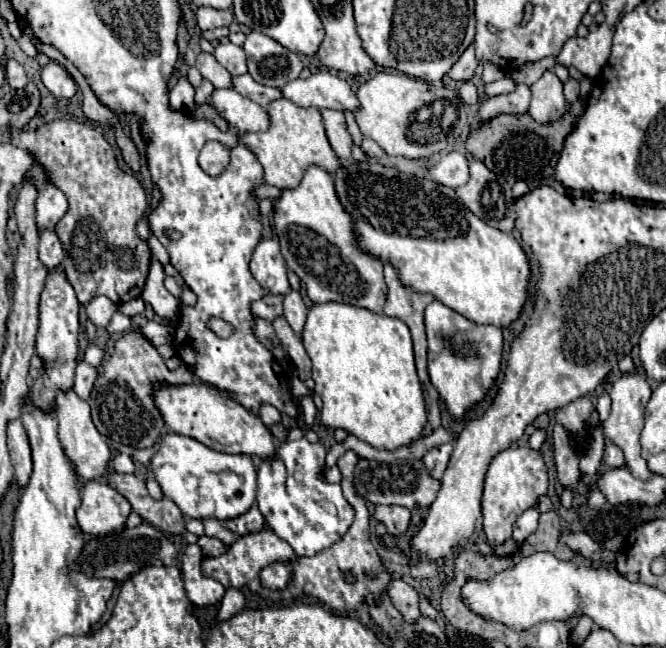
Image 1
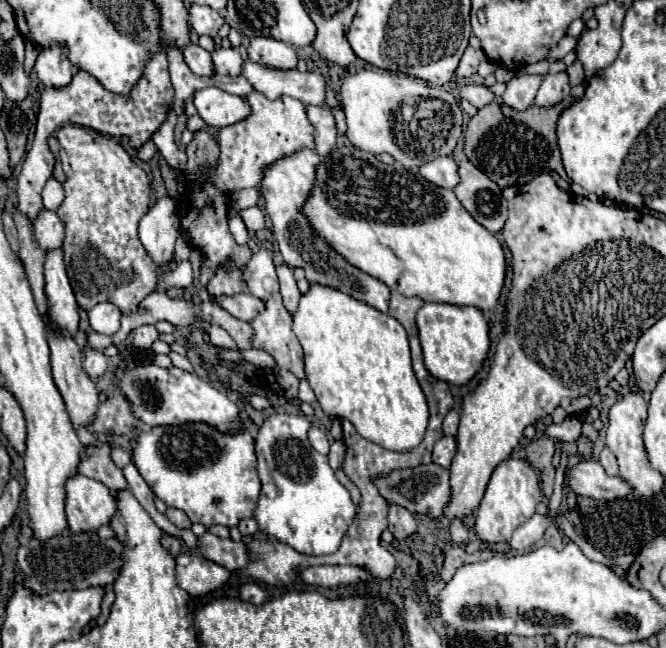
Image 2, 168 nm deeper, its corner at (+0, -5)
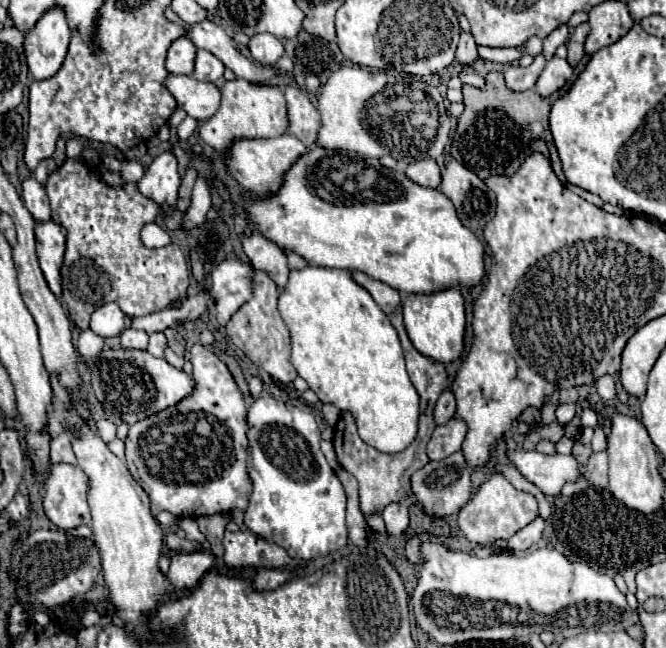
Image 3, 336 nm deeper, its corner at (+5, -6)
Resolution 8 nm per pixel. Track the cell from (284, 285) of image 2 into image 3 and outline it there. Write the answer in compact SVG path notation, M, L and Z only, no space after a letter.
M253 233L251 237L243 239L243 249L251 265L255 269L263 269L277 283L279 289L287 285L287 277L289 277L287 255L279 247L275 247L275 243L271 243L259 233Z

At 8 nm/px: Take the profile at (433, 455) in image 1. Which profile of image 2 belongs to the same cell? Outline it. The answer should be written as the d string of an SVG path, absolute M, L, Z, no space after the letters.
M444 436L440 438L436 444L434 444L434 450L432 450L432 462L442 466L442 468L448 468L452 458L456 454L456 438L450 438L450 436Z

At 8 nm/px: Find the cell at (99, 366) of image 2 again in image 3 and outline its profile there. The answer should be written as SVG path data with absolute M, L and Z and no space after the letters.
M83 329L79 339L77 339L77 351L81 353L81 357L89 359L89 357L97 357L103 349L103 343L105 339L95 335L91 329Z

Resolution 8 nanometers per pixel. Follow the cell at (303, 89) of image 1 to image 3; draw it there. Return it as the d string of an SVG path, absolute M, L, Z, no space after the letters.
M201 21L195 25L189 25L185 31L185 37L191 39L191 43L197 49L207 49L211 51L217 59L223 61L225 67L229 67L237 77L243 77L247 81L255 83L269 83L269 85L285 85L293 83L293 77L283 77L277 73L273 67L263 67L259 63L251 63L247 57L243 57L235 47L233 39L215 23L211 21Z

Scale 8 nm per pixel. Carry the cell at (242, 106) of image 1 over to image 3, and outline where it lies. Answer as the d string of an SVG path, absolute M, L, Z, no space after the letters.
M167 75L165 87L177 99L177 105L197 121L207 121L219 109L219 89L213 83L197 81L191 75Z

